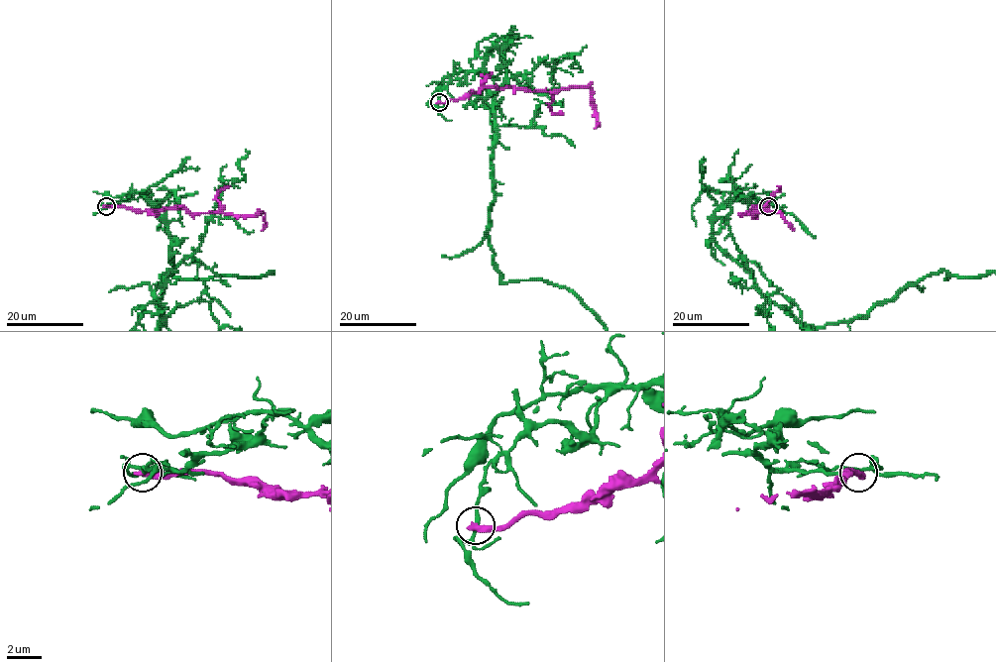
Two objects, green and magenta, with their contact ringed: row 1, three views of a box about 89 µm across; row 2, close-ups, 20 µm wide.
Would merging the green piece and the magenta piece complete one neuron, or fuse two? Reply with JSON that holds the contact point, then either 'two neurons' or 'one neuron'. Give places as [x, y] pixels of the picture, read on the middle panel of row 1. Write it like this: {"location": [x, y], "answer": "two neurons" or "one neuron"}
{"location": [439, 102], "answer": "two neurons"}

